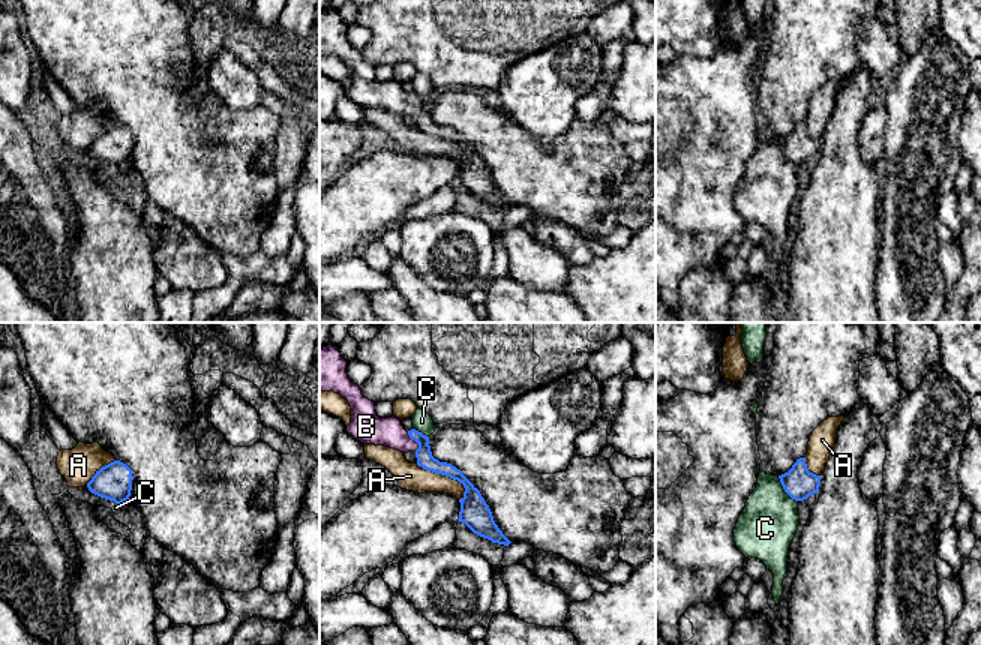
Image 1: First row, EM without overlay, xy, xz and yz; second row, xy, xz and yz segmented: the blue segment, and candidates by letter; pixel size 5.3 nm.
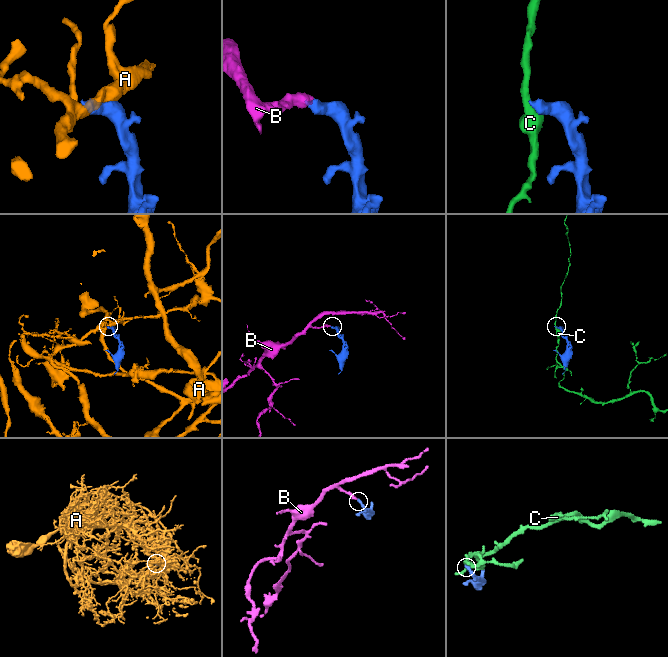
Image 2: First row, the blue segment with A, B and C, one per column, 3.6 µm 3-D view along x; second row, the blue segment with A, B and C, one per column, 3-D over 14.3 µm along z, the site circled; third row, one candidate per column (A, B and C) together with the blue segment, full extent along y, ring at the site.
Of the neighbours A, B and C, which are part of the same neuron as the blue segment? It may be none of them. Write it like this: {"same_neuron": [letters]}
{"same_neuron": ["B"]}

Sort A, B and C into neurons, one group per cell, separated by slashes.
A / B / C

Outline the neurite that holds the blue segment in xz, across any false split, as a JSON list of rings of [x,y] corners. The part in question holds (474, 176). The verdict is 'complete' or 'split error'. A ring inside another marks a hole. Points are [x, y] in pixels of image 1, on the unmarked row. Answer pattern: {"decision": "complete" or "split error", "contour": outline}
{"decision": "split error", "contour": [[[338,10],[320,12],[320,54],[334,56],[345,62],[351,70],[351,87],[346,96],[362,108],[384,110],[402,117],[414,116],[417,129],[426,135],[441,138],[464,148],[465,156],[459,164],[459,186],[465,188],[474,198],[492,207],[508,210],[512,206],[502,198],[494,184],[492,176],[480,154],[462,138],[460,134],[432,120],[429,100],[411,93],[405,94],[400,82],[392,80],[380,82],[375,66],[362,58],[346,38],[348,26],[340,20]]]}

